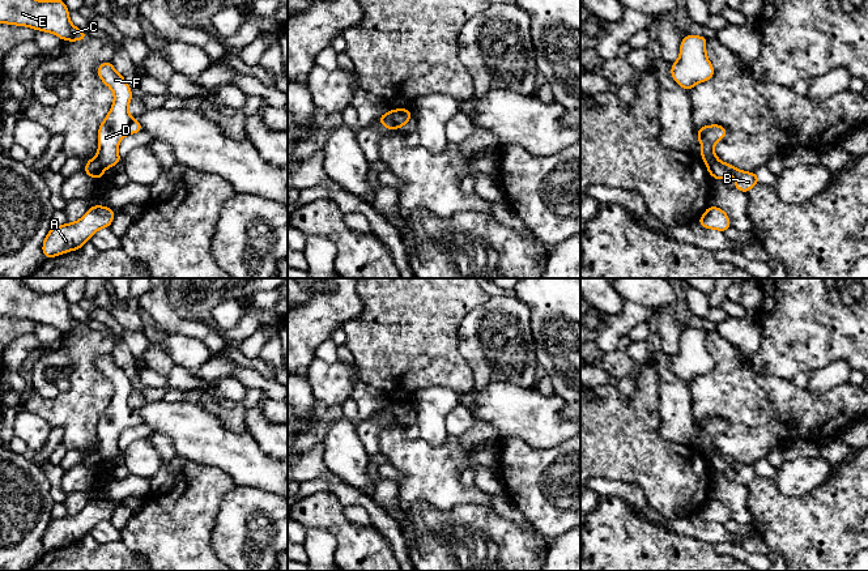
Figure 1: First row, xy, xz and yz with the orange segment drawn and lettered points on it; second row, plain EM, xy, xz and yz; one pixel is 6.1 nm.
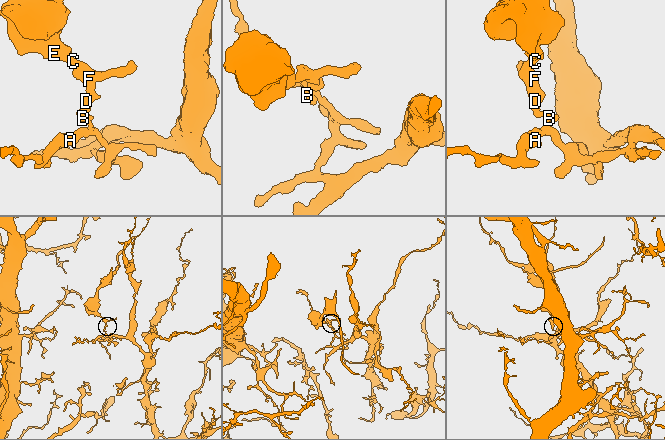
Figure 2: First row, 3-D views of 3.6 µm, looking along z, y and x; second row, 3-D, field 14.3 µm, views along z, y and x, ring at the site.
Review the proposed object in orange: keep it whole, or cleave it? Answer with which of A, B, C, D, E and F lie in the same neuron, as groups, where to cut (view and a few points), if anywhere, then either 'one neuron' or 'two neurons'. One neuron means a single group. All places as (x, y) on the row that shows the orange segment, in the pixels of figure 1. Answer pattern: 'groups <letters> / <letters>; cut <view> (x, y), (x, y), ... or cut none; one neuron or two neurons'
groups A B / C D E F; cut xz (390, 110), (398, 127); two neurons

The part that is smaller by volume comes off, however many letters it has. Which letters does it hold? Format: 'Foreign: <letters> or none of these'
Foreign: C, D, E, F

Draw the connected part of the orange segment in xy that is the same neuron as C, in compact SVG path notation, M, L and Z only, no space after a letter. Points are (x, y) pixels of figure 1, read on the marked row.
M0 0L0 24L51 33L68 42L89 38L71 22L63 0Z

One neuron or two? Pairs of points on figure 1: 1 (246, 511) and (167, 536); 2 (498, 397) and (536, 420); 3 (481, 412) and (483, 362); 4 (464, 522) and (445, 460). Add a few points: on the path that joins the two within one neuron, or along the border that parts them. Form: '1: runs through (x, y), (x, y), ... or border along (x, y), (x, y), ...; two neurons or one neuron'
1: border along (229, 493), (212, 533), (216, 552); two neurons
2: runs through (507, 407), (513, 412), (527, 414); one neuron
3: border along (511, 383), (490, 382), (473, 393), (469, 408); two neurons
4: border along (429, 506), (449, 510), (480, 503), (490, 508); two neurons

